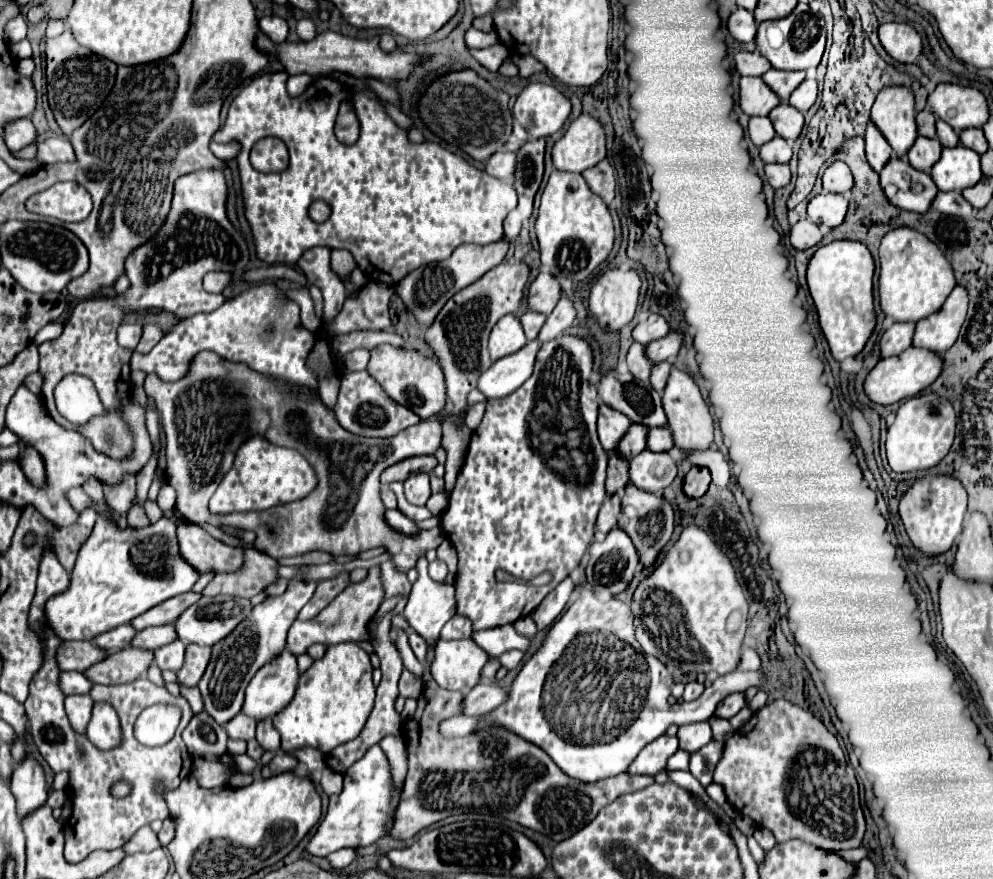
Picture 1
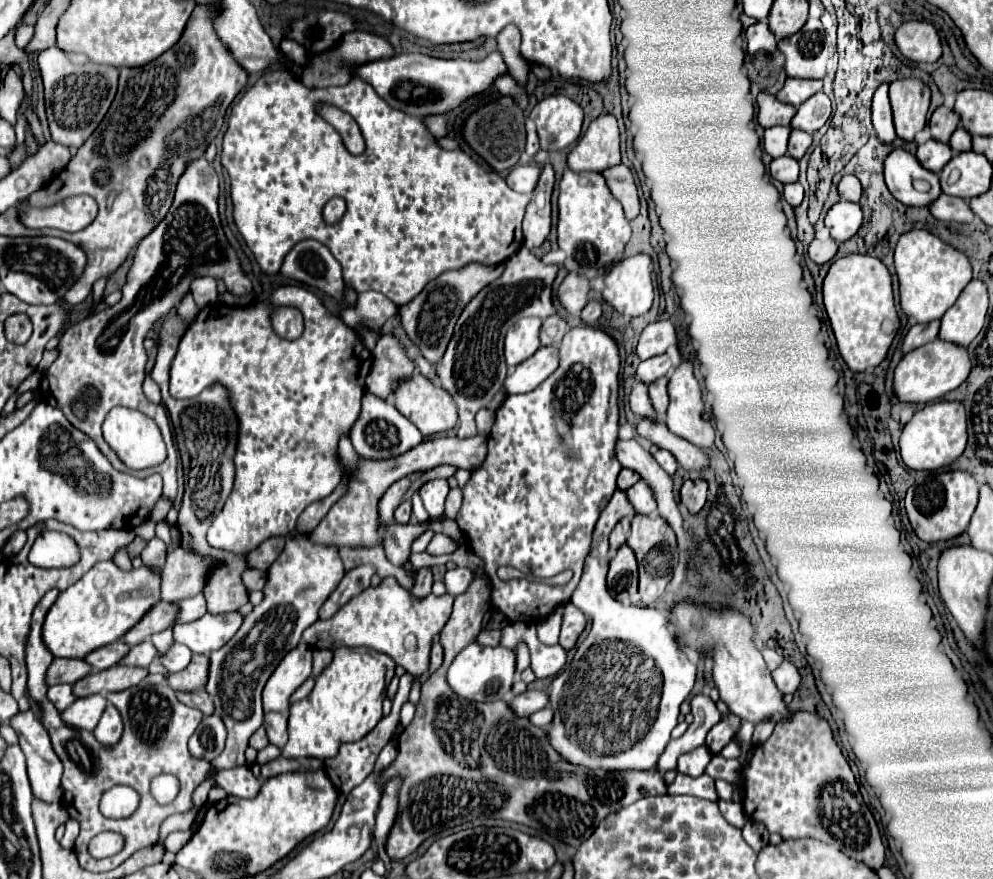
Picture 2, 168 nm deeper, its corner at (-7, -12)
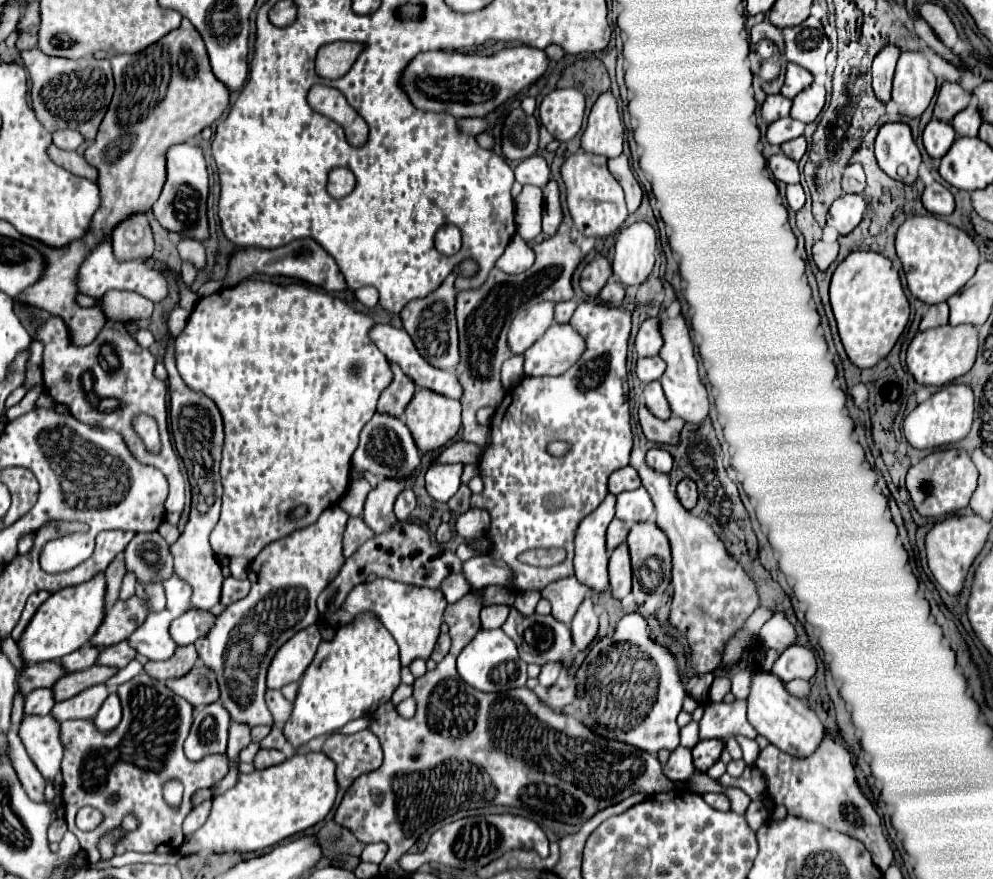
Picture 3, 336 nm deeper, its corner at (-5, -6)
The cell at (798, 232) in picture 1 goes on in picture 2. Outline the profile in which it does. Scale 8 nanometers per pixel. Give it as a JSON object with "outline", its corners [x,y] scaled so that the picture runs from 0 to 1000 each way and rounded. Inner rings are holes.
{"outline":[[[835,271],[835,273],[819,273],[817,278],[815,278],[815,294],[821,298],[821,300],[831,300],[831,298],[837,298],[839,294],[841,294],[841,289],[843,289],[843,282],[845,282],[845,278],[839,273],[839,271]]]}

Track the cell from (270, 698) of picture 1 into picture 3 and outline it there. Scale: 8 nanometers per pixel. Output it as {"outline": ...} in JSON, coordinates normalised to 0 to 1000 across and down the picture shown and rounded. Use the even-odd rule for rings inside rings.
{"outline":[[[315,710],[303,719],[299,719],[283,739],[279,739],[271,765],[269,765],[269,783],[271,785],[283,785],[287,778],[299,776],[307,760],[313,755],[319,735],[323,733],[323,719]]]}

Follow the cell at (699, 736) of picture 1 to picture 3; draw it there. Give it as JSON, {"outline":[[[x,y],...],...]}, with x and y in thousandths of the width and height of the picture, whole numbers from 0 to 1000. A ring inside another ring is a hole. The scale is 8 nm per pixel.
{"outline":[[[682,849],[676,856],[674,867],[668,871],[668,878],[674,887],[692,887],[700,881],[700,871],[698,871],[698,860],[694,851]]]}

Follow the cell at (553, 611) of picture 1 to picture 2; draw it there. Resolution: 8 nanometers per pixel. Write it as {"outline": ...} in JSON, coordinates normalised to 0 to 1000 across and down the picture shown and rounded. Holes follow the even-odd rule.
{"outline":[[[575,685],[569,689],[569,701],[567,701],[567,712],[565,712],[565,724],[563,724],[563,733],[569,737],[569,739],[575,739],[583,724],[587,721],[591,712],[591,701],[579,692]]]}

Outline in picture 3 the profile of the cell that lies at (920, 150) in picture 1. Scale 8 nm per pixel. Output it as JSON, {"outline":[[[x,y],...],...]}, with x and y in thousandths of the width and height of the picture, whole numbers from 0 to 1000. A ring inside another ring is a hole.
{"outline":[[[938,137],[930,148],[930,166],[938,180],[950,180],[962,162],[960,143],[954,139]]]}

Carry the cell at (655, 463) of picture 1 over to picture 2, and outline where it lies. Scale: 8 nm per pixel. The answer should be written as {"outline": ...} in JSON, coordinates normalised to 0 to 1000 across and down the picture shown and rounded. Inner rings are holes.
{"outline":[[[644,546],[639,553],[635,553],[631,557],[631,569],[635,571],[635,576],[639,578],[641,585],[656,587],[662,582],[660,567],[656,564],[656,555],[652,555],[652,551],[648,551],[648,546]]]}

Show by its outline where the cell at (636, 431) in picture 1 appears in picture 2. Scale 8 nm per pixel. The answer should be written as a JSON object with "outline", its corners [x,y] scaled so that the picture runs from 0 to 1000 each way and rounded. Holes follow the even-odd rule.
{"outline":[[[625,535],[623,537],[623,544],[621,544],[621,555],[623,557],[633,557],[637,551],[641,551],[644,548],[644,544],[639,542],[639,537],[635,537],[635,535]]]}

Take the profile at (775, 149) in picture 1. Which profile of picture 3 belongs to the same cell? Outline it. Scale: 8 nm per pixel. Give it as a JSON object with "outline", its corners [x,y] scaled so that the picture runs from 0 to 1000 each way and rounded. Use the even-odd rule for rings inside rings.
{"outline":[[[778,175],[774,180],[774,193],[778,196],[778,200],[791,209],[801,209],[805,207],[805,193],[803,193],[803,184],[799,184],[795,177],[791,175]]]}

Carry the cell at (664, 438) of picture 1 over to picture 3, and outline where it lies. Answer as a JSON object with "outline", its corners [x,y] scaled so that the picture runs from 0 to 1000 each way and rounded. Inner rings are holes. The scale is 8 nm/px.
{"outline":[[[660,507],[652,514],[652,528],[658,532],[658,535],[664,535],[664,537],[674,537],[676,530],[678,530],[678,521],[672,512]]]}

